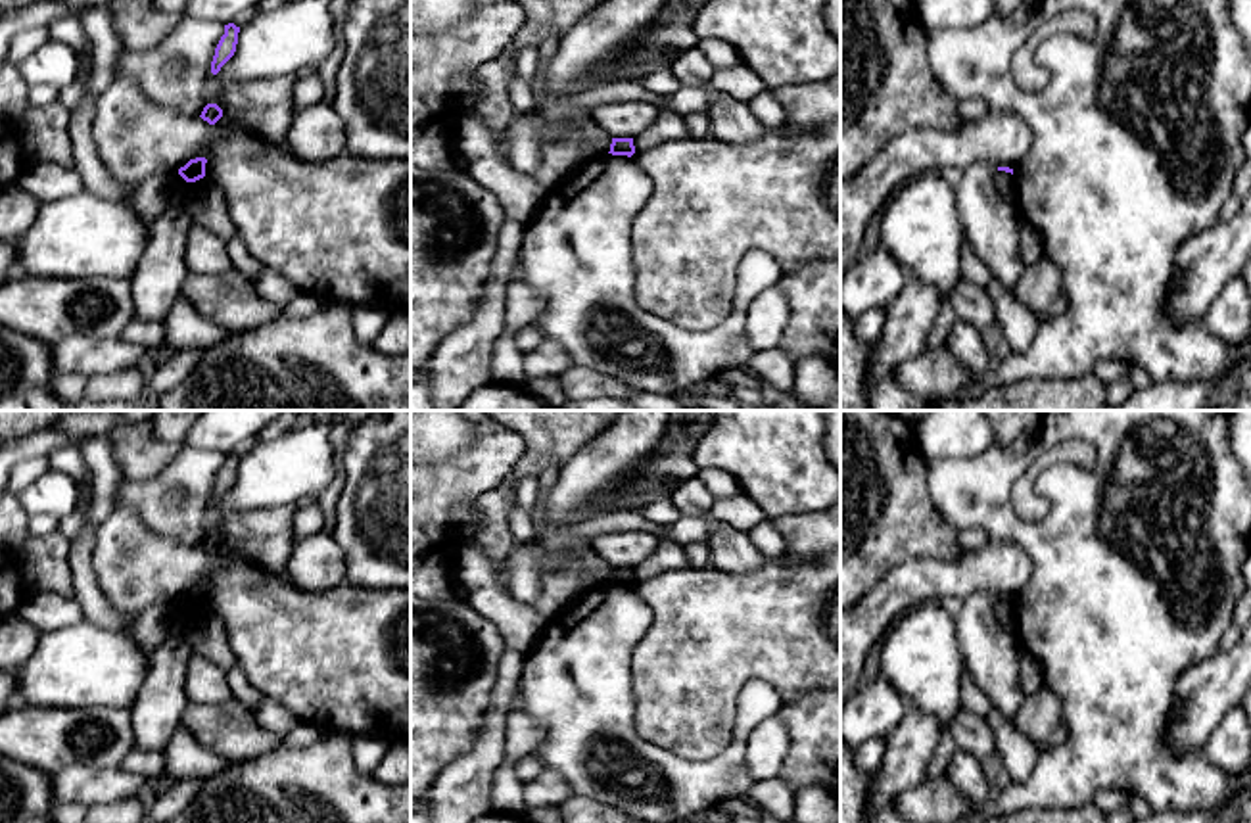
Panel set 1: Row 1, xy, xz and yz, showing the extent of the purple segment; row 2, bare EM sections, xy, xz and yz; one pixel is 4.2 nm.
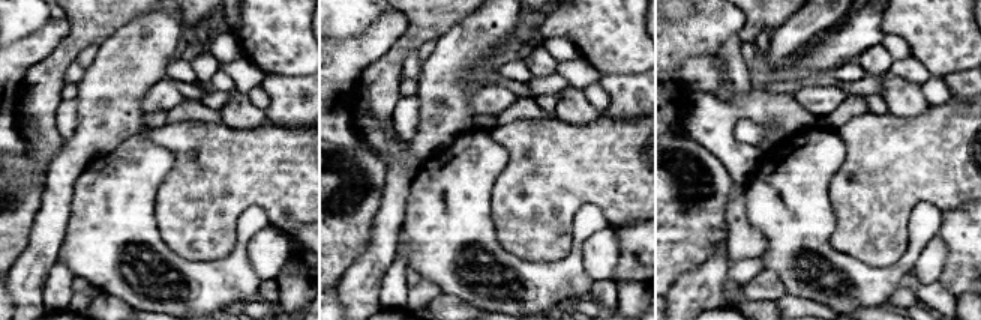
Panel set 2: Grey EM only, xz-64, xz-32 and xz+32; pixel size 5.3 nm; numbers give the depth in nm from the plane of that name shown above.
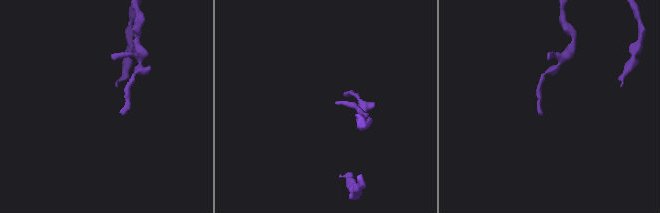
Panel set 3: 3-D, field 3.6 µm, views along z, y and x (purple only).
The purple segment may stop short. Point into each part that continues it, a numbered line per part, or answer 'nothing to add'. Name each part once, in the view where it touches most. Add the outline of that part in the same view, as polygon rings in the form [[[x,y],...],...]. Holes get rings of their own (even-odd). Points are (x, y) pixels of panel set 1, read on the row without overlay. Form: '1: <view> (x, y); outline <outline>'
nothing to add

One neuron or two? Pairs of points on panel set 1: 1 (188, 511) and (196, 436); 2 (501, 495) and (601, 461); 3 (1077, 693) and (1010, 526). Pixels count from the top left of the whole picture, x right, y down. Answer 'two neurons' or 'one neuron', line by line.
1: two neurons
2: two neurons
3: one neuron

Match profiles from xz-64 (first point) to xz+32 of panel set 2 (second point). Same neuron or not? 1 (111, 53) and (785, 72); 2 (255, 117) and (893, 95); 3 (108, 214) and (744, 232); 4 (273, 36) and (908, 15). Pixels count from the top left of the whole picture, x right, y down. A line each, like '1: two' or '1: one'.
1: two
2: one
3: two
4: one

